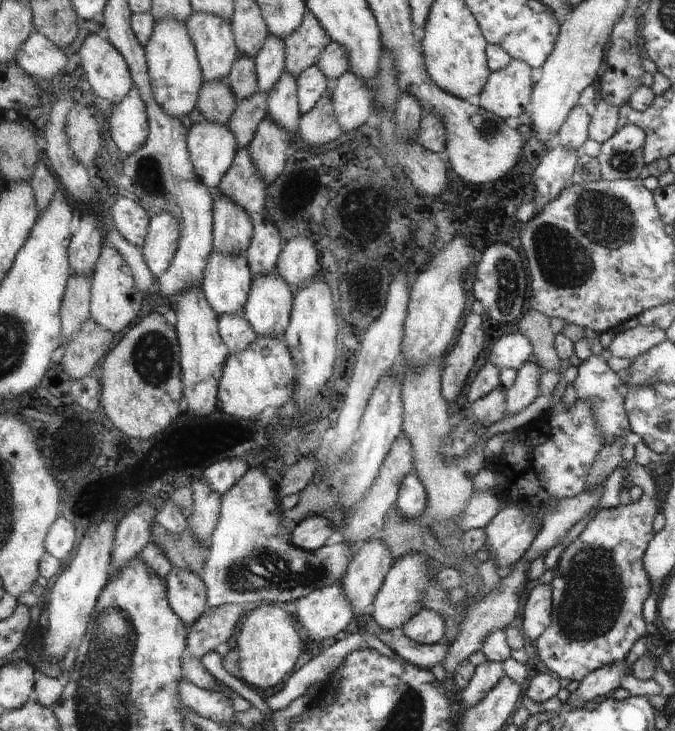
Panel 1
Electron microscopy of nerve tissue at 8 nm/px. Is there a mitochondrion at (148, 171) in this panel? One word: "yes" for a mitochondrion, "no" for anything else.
yes

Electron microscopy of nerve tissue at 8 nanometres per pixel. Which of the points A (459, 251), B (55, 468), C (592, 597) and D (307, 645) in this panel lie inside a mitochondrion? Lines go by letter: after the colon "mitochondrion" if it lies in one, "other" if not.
A: other
B: other
C: mitochondrion
D: other

